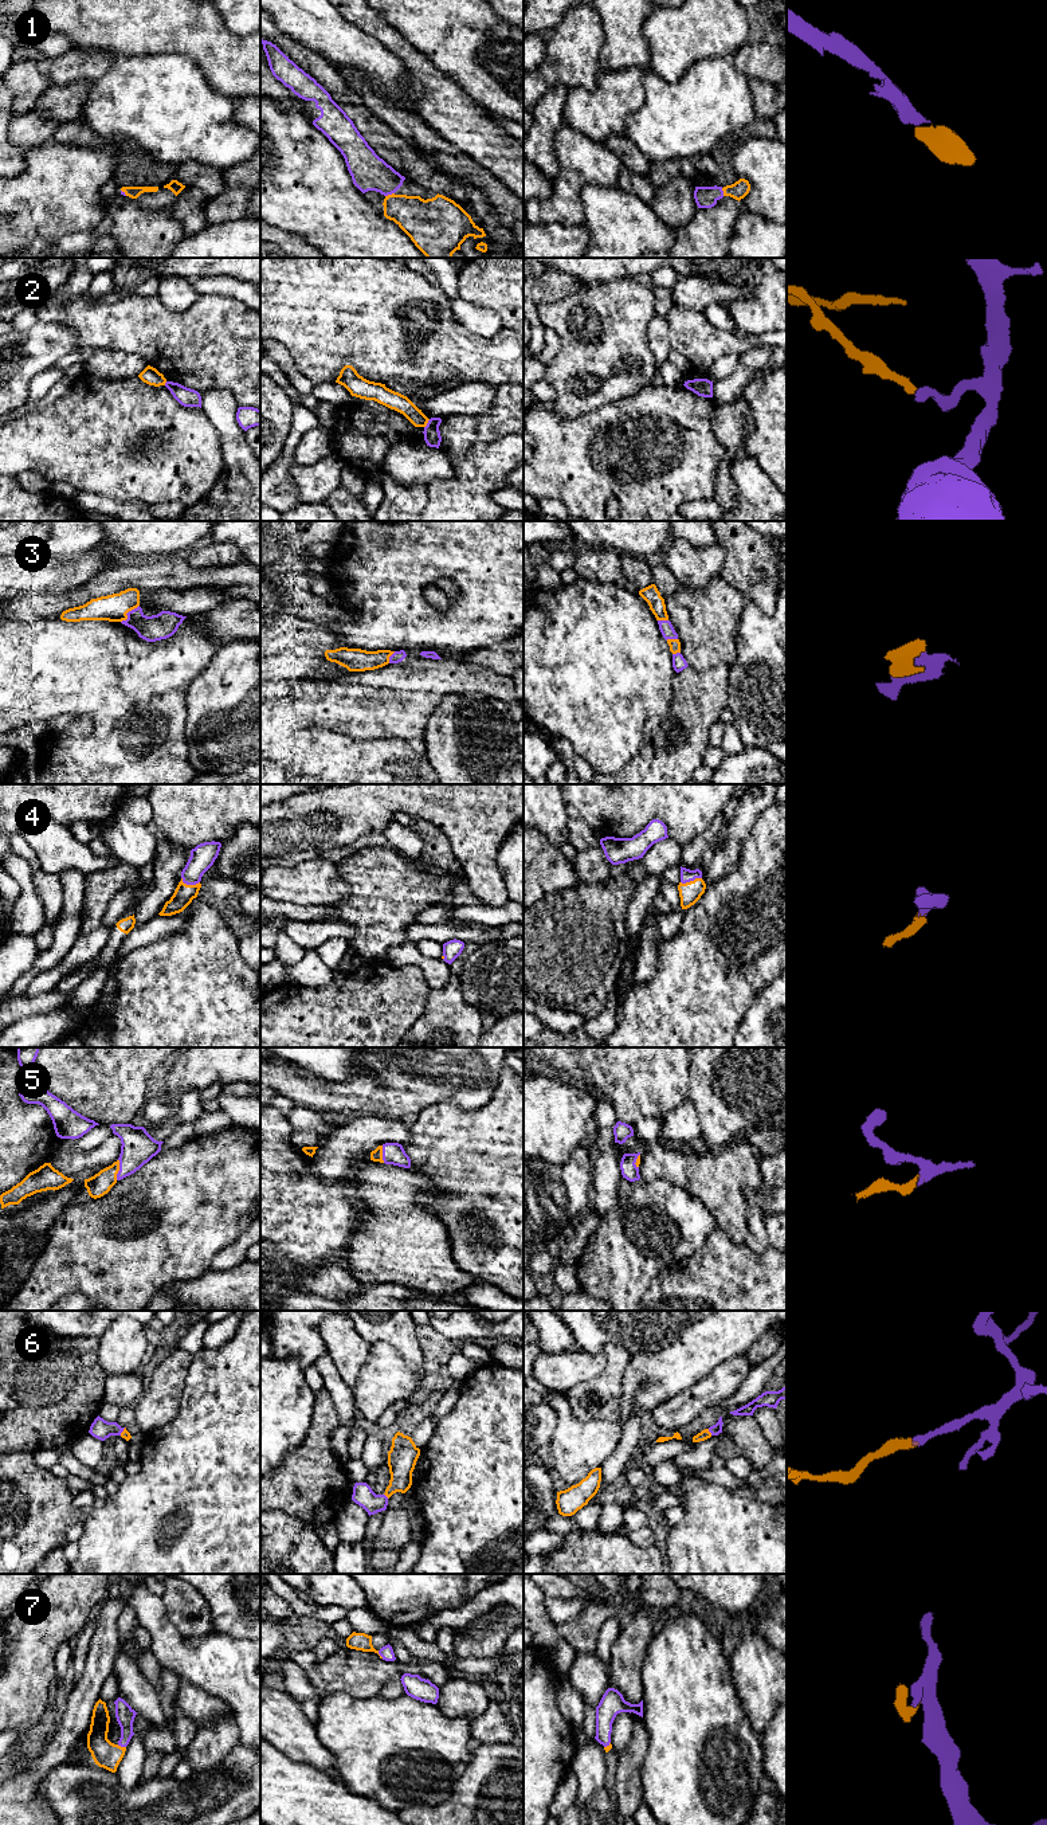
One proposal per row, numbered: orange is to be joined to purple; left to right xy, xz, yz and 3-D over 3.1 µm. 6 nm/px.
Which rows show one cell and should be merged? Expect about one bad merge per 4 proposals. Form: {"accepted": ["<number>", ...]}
{"accepted": ["1", "3", "4", "5", "6", "7"]}

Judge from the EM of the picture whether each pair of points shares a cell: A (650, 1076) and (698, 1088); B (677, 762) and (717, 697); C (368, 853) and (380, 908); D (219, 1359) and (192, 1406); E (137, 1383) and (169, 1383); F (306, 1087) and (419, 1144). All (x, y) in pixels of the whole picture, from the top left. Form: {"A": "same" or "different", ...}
{"A": "different", "B": "same", "C": "same", "D": "same", "E": "different", "F": "different"}

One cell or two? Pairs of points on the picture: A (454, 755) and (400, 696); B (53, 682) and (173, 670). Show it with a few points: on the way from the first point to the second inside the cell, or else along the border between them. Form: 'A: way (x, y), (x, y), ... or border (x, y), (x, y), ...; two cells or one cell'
A: border (443, 698), (428, 716), (426, 732), (419, 744); two cells
B: way (82, 678), (120, 678), (126, 672), (144, 670); one cell

